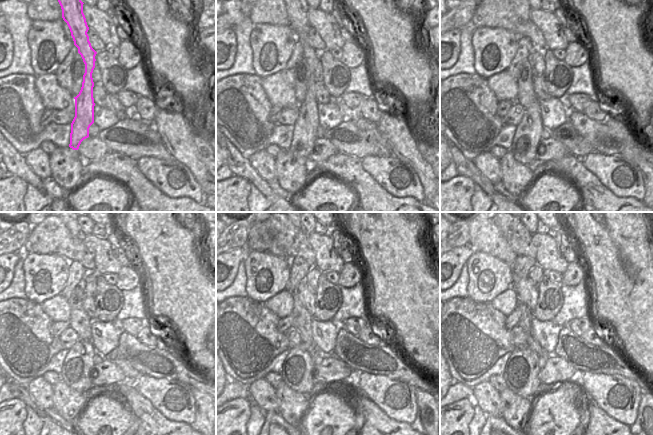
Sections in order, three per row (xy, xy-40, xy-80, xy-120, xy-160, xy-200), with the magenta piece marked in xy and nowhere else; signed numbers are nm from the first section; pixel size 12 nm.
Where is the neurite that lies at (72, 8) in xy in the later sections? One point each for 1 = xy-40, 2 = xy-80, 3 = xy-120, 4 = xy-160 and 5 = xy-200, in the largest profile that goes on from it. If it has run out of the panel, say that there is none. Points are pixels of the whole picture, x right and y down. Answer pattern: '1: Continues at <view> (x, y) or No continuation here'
1: Continues at xy-40 (305, 128)
2: Continues at xy-80 (527, 137)
3: Continues at xy-120 (78, 363)
4: Continues at xy-160 (297, 372)
5: Continues at xy-200 (521, 374).

